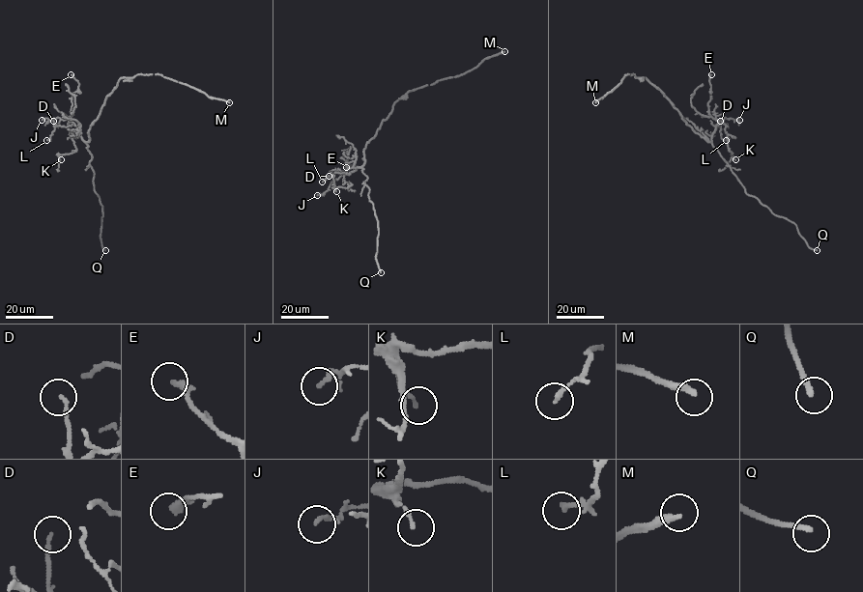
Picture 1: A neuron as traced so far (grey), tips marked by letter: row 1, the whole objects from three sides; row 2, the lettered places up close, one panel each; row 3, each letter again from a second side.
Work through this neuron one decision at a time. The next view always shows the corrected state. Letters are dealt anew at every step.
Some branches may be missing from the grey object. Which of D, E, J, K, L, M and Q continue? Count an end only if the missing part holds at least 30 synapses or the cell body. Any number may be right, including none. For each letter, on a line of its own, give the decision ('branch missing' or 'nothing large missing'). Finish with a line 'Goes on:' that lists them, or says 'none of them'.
D: nothing large missing
E: nothing large missing
J: nothing large missing
K: nothing large missing
L: nothing large missing
M: branch missing
Q: branch missing
Goes on: M, Q

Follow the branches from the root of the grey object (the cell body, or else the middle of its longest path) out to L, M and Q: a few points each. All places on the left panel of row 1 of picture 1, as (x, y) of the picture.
L: (93, 122), (87, 141), (82, 139), (73, 125), (56, 126), (46, 140)
M: (93, 122), (118, 81), (139, 74), (160, 74), (200, 90), (210, 98), (229, 102)
Q: (93, 122), (86, 144), (92, 155), (89, 164), (94, 173), (95, 192), (102, 206), (100, 240), (105, 250)

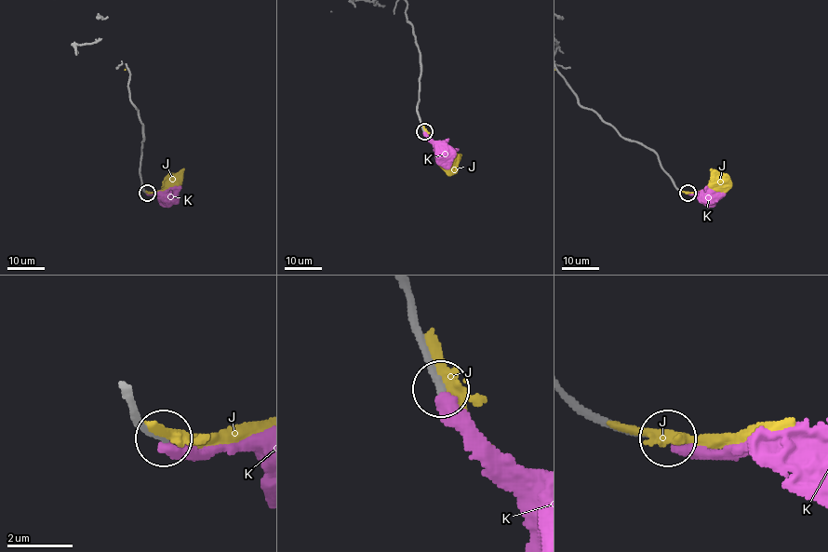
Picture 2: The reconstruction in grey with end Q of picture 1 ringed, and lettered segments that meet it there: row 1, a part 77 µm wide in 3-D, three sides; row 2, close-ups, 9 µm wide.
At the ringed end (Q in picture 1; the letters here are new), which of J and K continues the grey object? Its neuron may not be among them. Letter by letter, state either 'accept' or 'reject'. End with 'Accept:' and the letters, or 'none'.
J: reject
K: reject
Accept: none

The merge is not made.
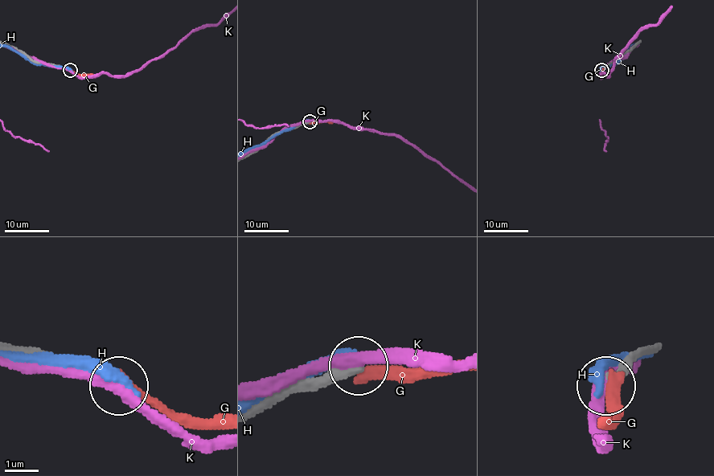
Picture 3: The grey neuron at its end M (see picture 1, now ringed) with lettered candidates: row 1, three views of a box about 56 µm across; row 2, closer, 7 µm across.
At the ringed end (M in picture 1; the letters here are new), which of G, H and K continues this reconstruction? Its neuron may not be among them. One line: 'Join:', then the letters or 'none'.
Join: none

